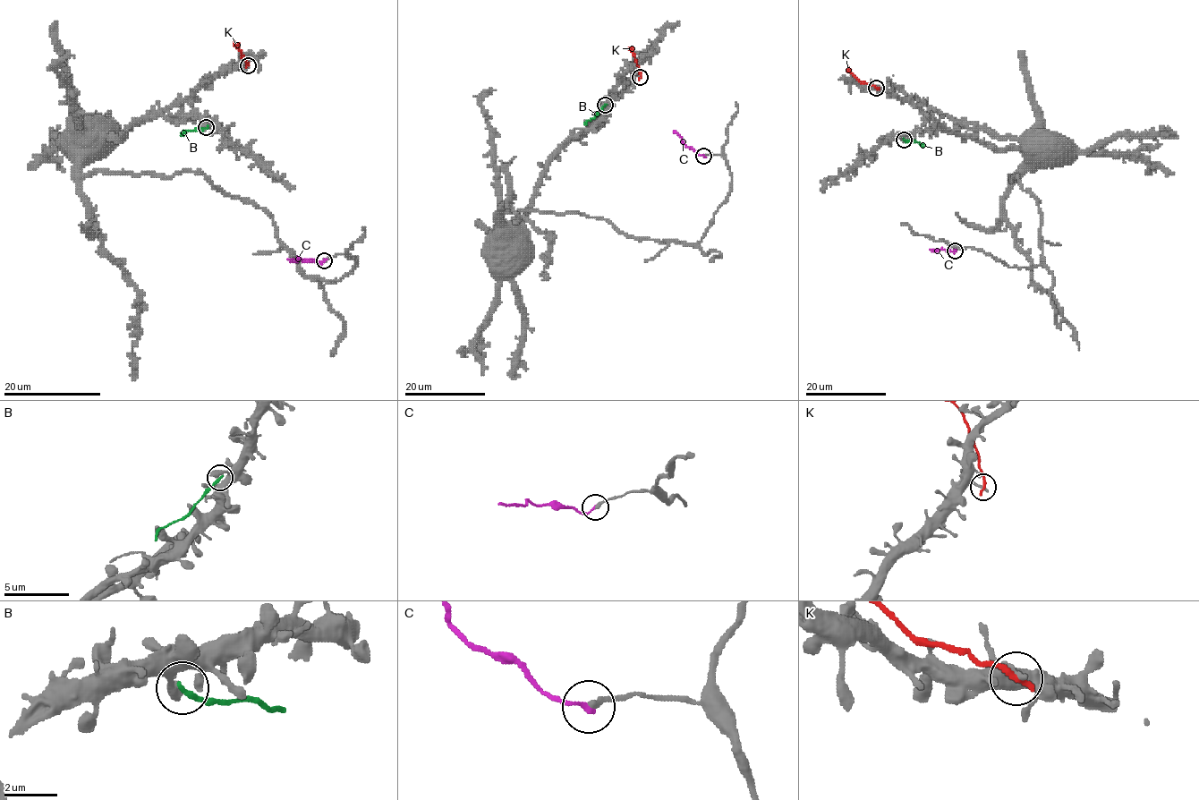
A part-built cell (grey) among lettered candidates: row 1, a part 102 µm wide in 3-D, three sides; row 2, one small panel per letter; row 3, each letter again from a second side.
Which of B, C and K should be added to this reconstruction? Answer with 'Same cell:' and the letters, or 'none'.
Same cell: C

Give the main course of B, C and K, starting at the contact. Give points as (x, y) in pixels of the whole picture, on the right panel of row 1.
B: (904, 140), (923, 146)
C: (954, 251), (930, 249)
K: (876, 88), (858, 80), (848, 67)

